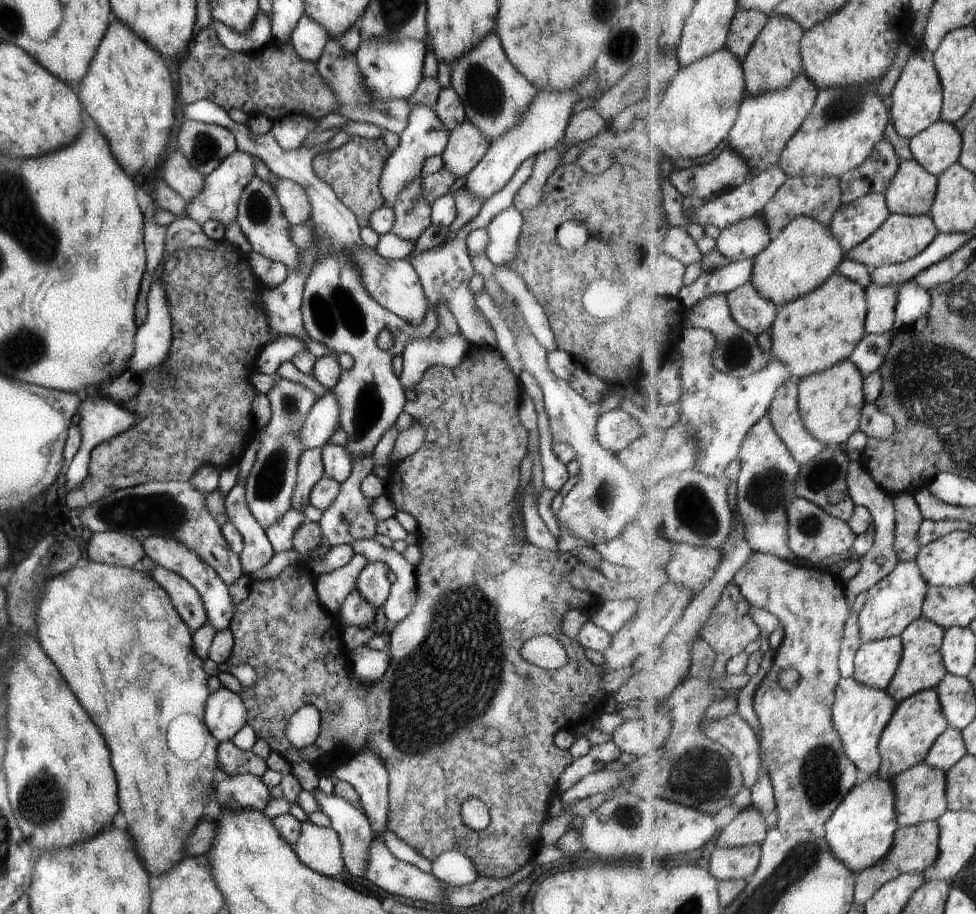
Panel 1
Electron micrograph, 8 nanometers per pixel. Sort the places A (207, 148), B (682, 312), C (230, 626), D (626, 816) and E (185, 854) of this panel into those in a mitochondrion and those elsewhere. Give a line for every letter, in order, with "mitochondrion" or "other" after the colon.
A: mitochondrion
B: other
C: other
D: mitochondrion
E: other

